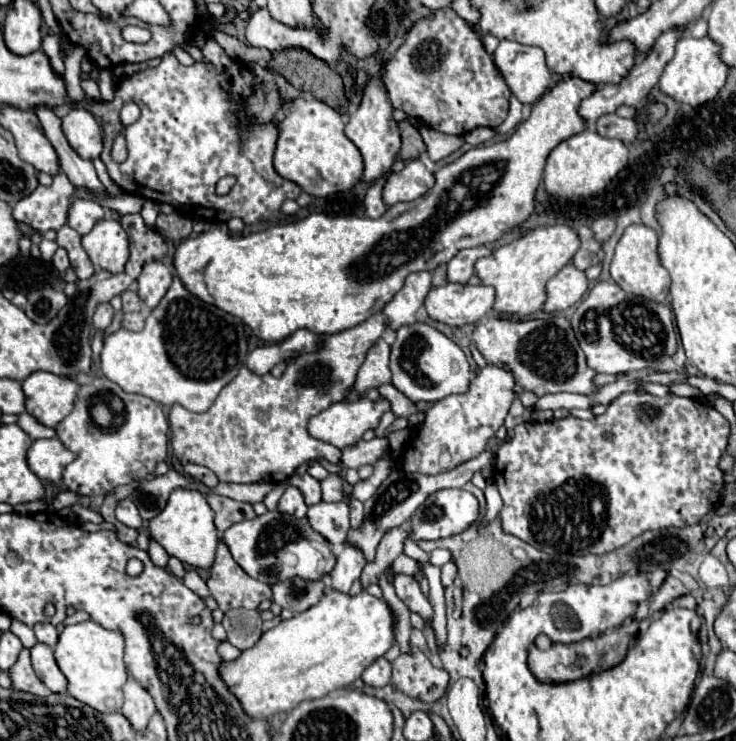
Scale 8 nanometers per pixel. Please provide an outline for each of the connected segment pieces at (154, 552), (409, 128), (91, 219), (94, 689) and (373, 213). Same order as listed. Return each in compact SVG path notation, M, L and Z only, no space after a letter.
M149 537L149 549L147 549L147 553L149 553L149 557L151 557L151 561L153 561L155 565L167 567L169 555L167 555L167 551L165 551L153 537Z
M401 121L399 123L399 133L401 133L401 141L403 141L401 153L399 153L401 159L409 161L409 159L419 157L425 151L425 143L423 143L419 131L413 125L409 125L407 121Z
M75 199L67 213L67 225L71 229L75 229L79 235L85 235L93 229L93 225L95 225L95 221L99 221L99 217L105 217L105 213L97 201Z
M95 621L67 625L55 647L55 661L67 677L67 693L91 705L99 713L115 713L123 705L123 685L127 671L123 663L123 635L119 631L103 629Z
M377 179L365 195L365 211L367 211L367 217L371 217L371 219L379 219L387 211L381 189L383 189L383 179Z

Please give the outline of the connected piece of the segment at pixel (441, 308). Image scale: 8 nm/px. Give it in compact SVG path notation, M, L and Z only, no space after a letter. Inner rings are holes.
M447 283L433 287L425 297L431 319L447 325L473 325L493 313L495 289L491 285Z

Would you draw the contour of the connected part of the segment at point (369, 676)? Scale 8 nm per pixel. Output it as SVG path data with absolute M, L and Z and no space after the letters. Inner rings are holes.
M379 657L373 665L369 665L363 671L361 679L367 685L371 685L371 687L383 687L383 685L387 685L391 681L391 663L385 657Z

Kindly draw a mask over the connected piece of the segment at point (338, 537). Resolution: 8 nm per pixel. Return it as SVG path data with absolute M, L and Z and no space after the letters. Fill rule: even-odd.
M345 501L315 503L309 507L307 517L311 521L311 527L323 533L323 537L327 537L327 541L331 541L333 545L347 541L347 531L351 529L351 523L349 505Z

